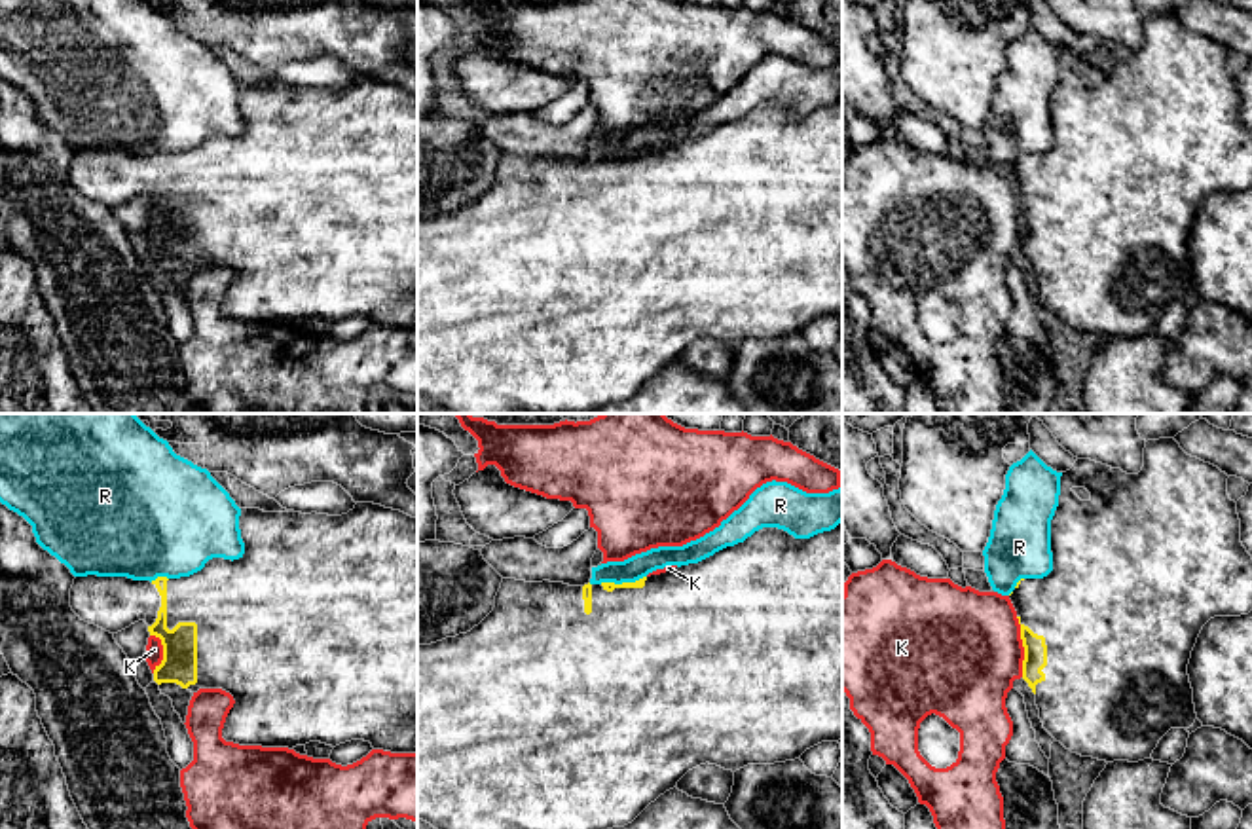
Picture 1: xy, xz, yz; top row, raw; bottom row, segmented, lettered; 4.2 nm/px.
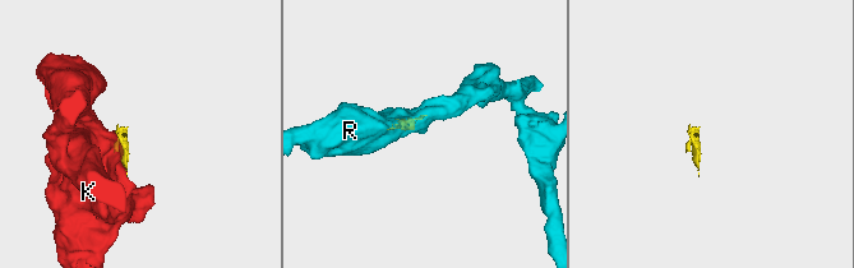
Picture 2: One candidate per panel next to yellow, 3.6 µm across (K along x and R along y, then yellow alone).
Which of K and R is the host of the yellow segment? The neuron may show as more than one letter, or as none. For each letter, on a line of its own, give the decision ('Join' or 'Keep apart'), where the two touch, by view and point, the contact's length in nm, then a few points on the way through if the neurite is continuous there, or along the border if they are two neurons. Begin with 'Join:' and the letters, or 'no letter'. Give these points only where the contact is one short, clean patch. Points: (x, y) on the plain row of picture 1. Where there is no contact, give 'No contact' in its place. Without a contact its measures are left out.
Join: no letter
K: Keep apart. Touches yellow at yz (1023, 221). Shared border 260 nm
R: Keep apart. Touches yellow at xz (623, 158). Shared border 200 nm. Boundary: xz (645, 150), (634, 156), (600, 158)

